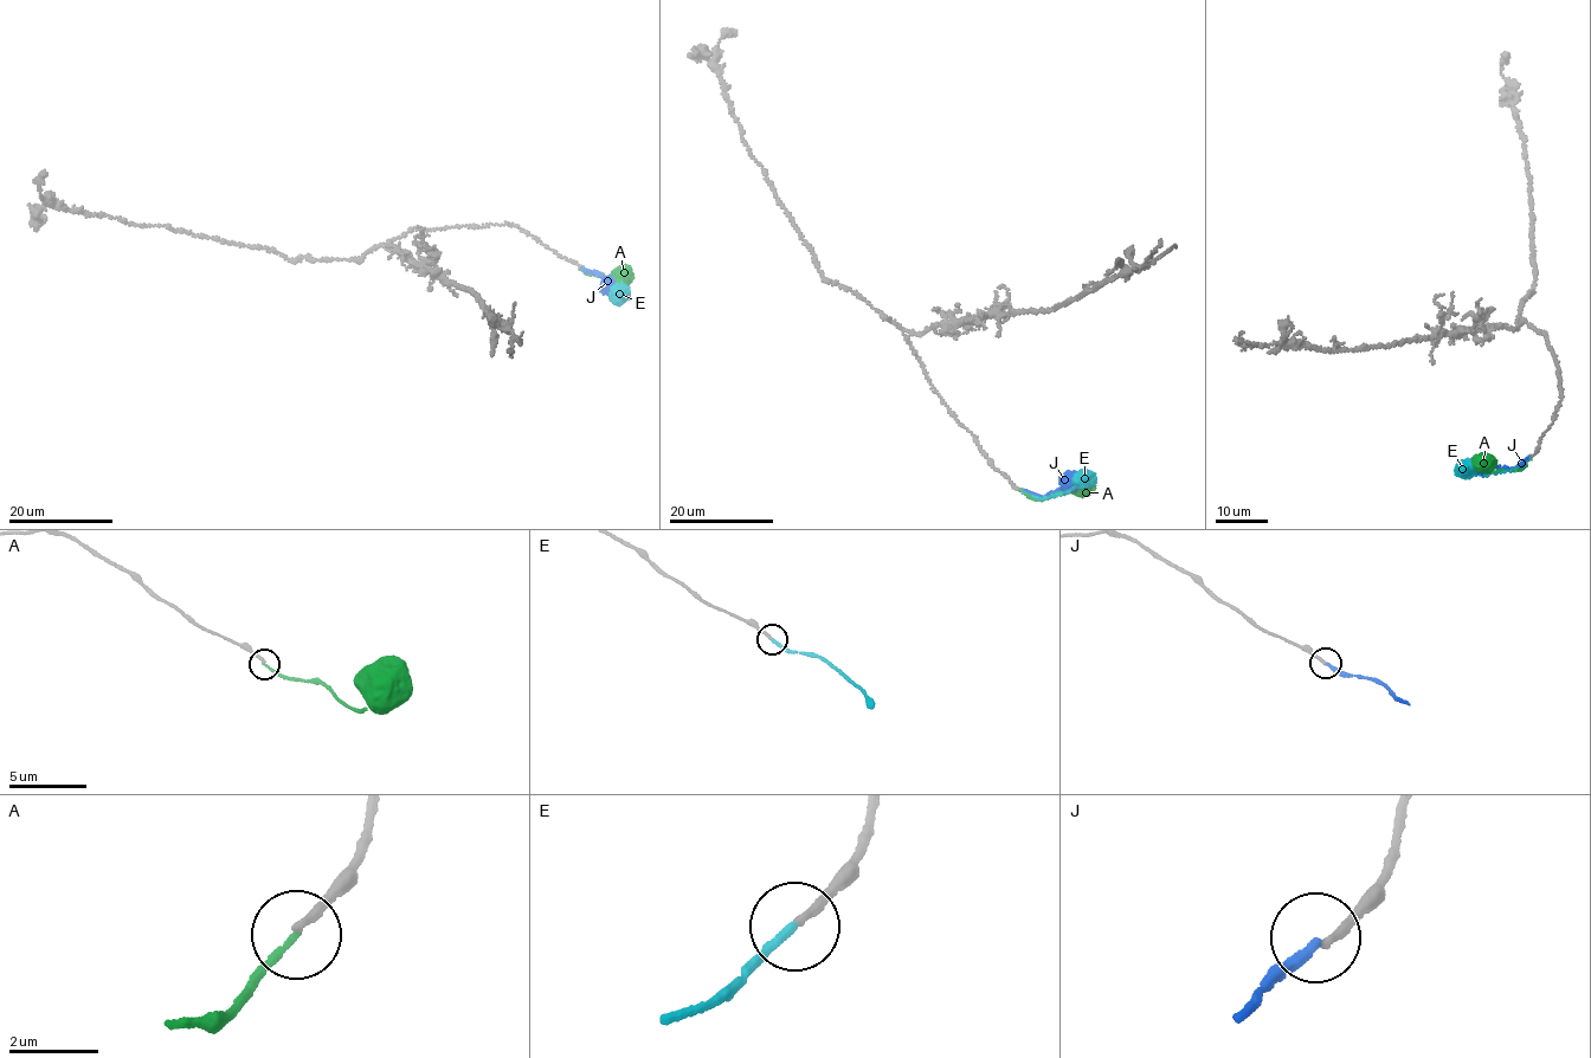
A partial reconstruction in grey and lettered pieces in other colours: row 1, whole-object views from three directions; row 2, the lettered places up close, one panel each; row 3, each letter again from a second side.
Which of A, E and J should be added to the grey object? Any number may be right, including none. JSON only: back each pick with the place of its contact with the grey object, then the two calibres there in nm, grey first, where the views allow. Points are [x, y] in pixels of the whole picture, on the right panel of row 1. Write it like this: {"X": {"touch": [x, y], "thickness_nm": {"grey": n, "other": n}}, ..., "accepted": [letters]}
{"E": {"touch": [1530, 458], "thickness_nm": {"grey": 190, "other": 190}}, "accepted": ["E"]}

